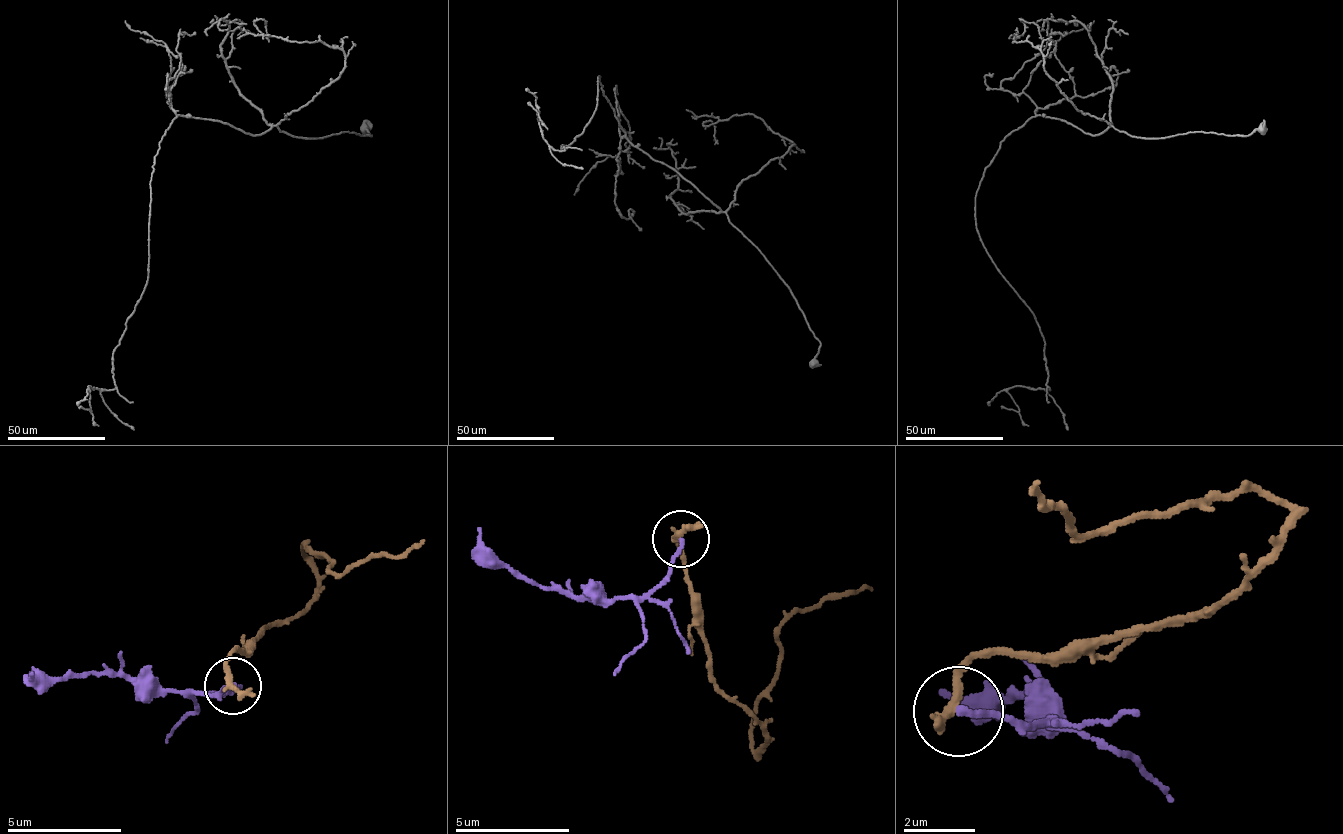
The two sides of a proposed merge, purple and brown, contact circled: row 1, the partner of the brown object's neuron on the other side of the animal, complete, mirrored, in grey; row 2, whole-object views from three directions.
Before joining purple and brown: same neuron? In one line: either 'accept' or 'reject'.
reject

